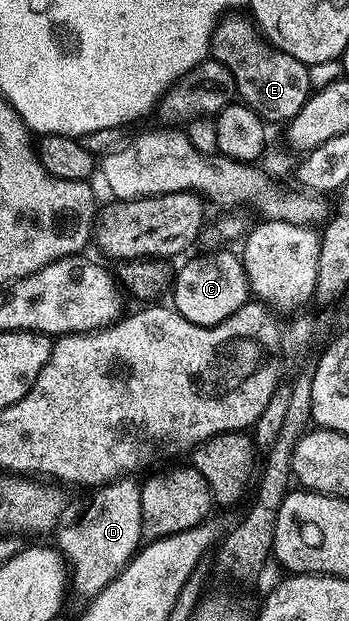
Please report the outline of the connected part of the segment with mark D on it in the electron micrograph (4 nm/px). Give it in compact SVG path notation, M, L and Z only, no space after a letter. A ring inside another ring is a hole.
M134 478L99 487L82 518L57 533L57 547L72 571L72 588L85 598L103 592L119 576L143 543L141 538L141 487Z

